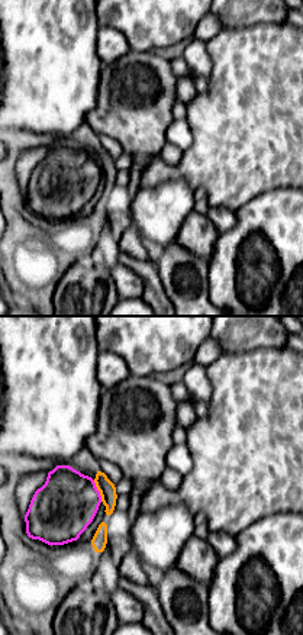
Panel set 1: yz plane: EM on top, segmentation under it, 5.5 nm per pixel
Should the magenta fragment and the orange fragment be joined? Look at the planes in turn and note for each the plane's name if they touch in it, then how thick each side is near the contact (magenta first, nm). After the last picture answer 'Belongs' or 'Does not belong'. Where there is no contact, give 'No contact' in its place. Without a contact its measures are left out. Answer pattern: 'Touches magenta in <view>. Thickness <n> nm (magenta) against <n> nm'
Touches magenta in yz. Thickness 340 nm (magenta) against 90 nm

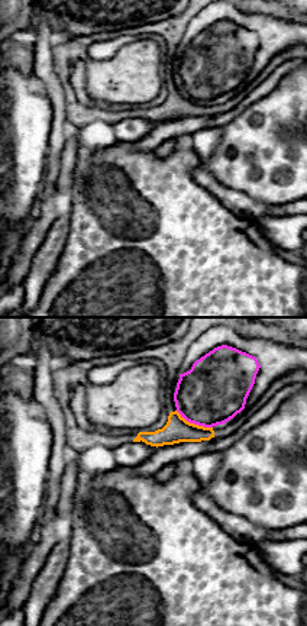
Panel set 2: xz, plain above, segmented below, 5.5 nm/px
Touches magenta in xz. Thickness 360 nm (magenta) against 140 nm

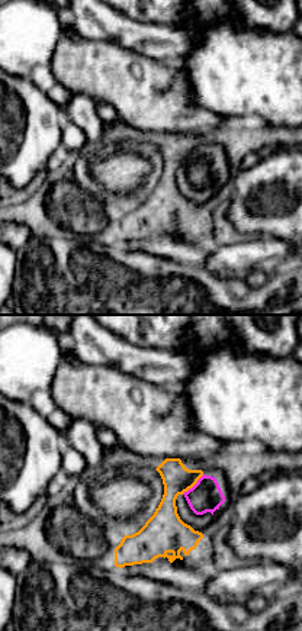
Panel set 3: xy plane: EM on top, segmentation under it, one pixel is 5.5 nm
Touches magenta in xy. Thickness 180 nm (magenta) against 160 nm

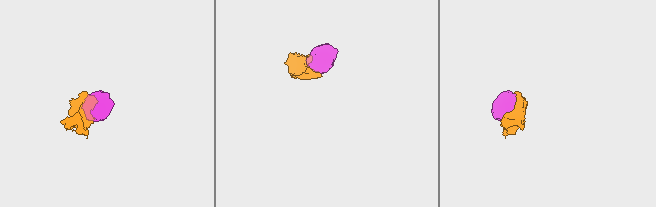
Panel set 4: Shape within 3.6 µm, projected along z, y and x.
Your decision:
Belongs

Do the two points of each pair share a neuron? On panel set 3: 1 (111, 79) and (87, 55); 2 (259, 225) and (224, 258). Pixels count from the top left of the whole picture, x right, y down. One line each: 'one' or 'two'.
1: one
2: two

